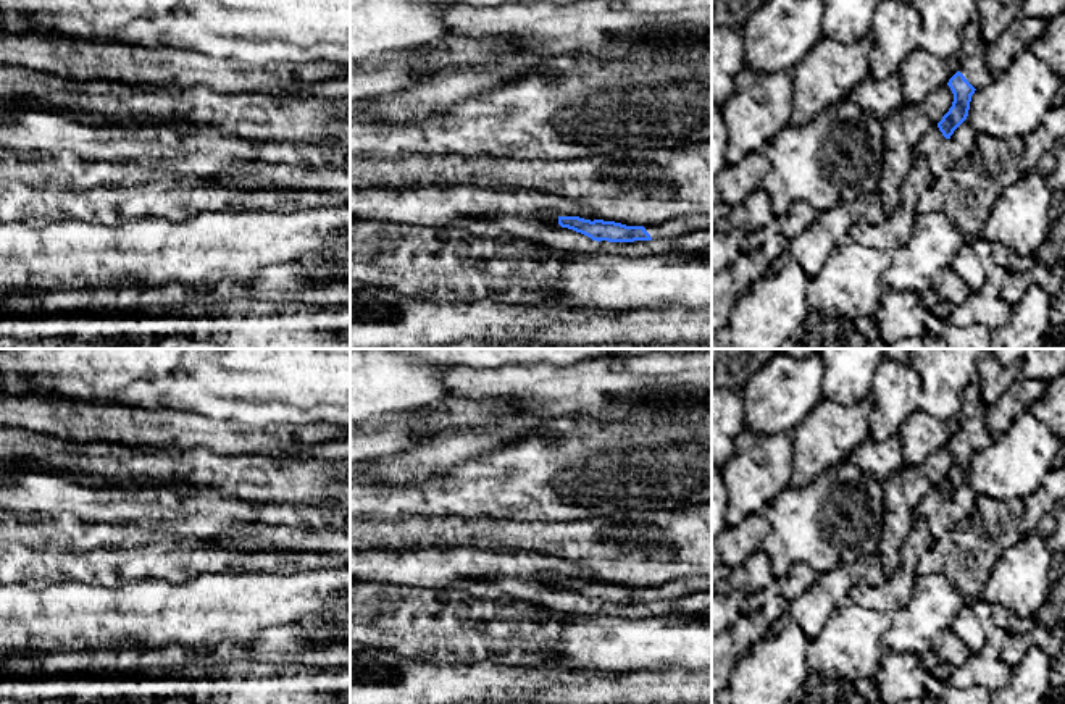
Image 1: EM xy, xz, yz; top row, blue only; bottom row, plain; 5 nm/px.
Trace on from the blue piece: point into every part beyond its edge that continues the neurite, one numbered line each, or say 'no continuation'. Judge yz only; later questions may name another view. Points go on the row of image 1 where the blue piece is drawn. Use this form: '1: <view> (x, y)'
1: yz (972, 57)

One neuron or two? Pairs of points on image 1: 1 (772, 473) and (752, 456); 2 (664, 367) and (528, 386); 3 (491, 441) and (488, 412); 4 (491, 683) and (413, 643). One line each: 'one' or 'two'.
1: one
2: one
3: two
4: two

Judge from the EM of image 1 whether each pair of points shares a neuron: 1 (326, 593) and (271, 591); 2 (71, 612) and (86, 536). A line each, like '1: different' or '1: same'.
1: same
2: different

